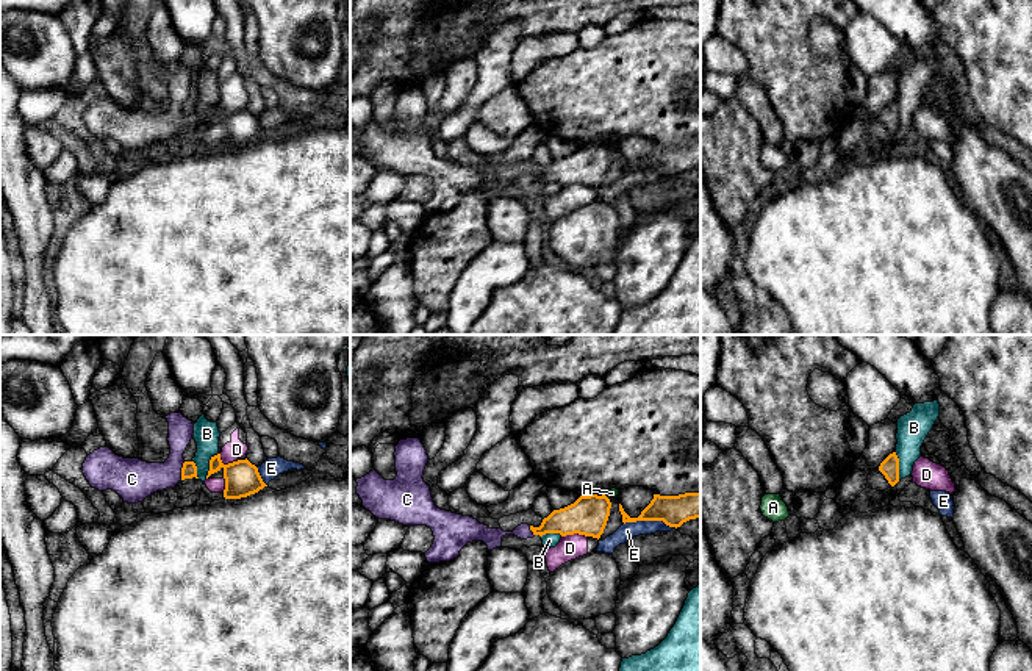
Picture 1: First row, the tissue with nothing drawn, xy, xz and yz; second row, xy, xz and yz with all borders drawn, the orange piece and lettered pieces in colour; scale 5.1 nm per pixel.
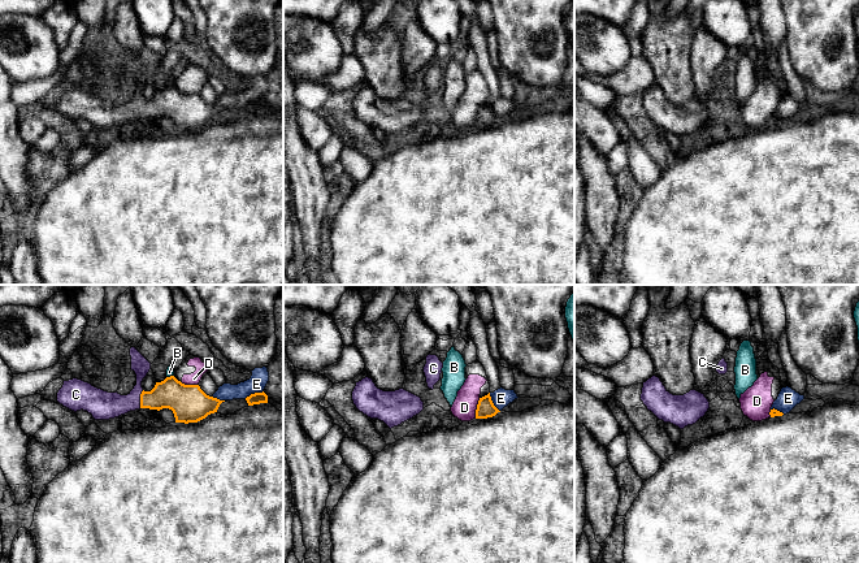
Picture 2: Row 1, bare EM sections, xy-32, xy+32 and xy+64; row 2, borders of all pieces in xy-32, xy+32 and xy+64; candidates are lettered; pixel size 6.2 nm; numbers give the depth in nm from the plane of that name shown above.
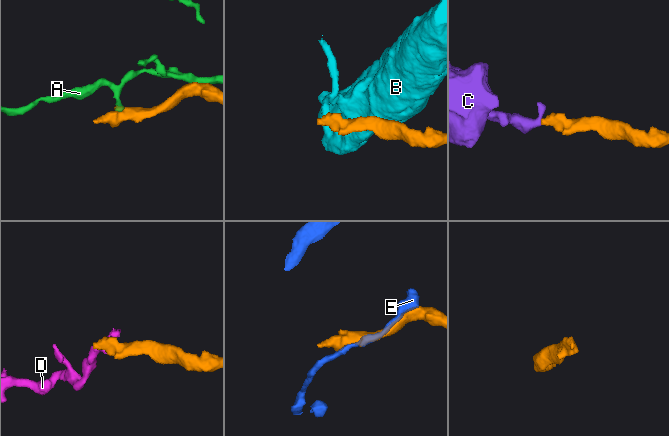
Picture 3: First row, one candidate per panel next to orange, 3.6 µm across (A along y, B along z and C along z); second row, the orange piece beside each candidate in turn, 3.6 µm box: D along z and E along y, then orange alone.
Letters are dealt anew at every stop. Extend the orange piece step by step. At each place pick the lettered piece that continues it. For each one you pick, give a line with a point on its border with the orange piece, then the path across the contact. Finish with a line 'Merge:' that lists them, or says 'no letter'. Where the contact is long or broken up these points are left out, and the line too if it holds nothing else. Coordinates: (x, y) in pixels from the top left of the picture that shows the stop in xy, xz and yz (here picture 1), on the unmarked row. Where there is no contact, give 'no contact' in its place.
C: contact xy (182, 121); way xy (189, 119), (182, 121), (135, 130)
Merge: C

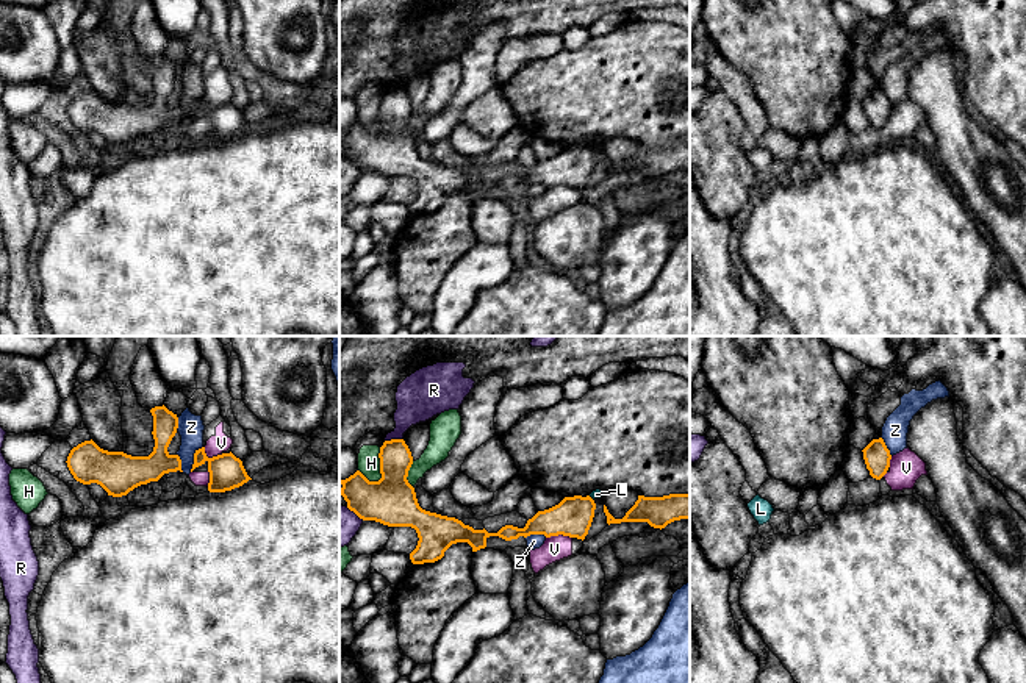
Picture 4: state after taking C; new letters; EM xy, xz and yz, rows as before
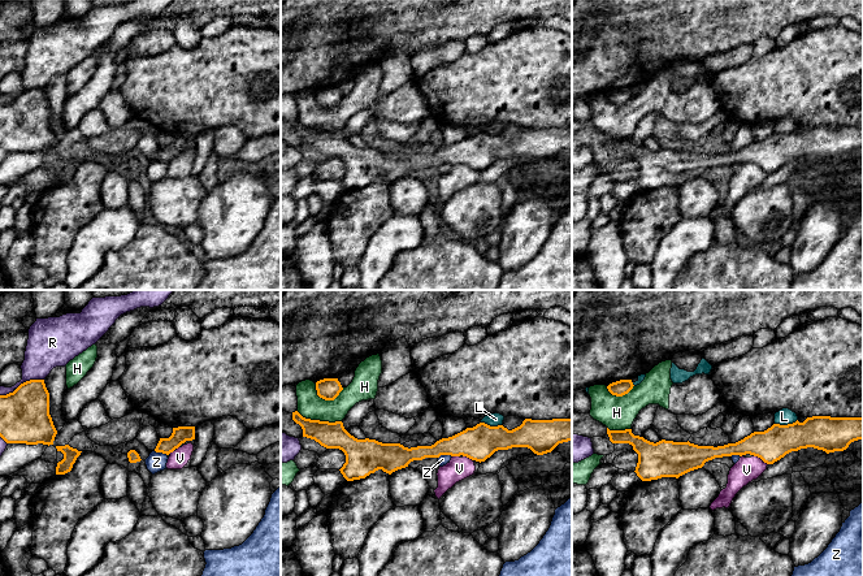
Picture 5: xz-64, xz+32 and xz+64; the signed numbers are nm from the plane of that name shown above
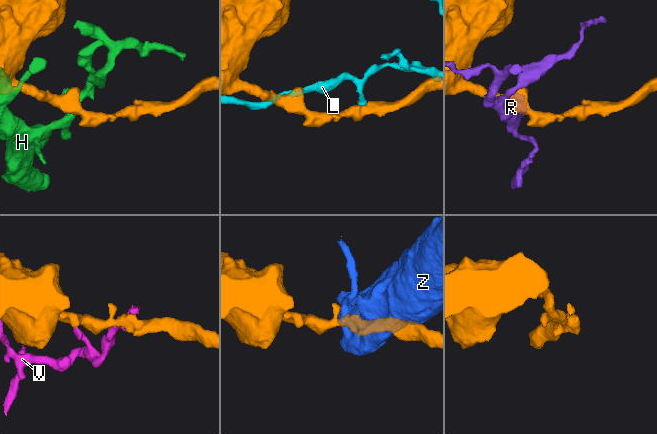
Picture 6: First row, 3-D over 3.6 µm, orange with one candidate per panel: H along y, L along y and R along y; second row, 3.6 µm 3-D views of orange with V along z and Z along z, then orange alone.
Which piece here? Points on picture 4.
Merge: no letter

